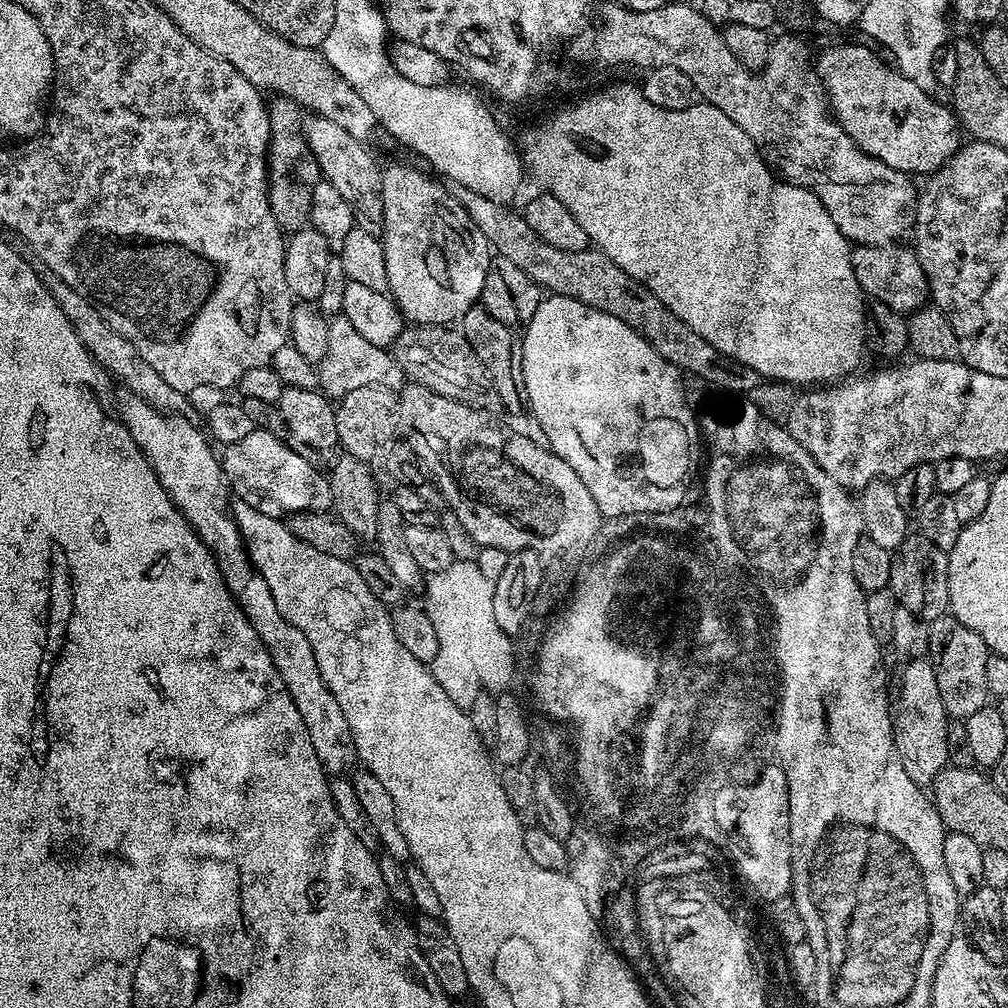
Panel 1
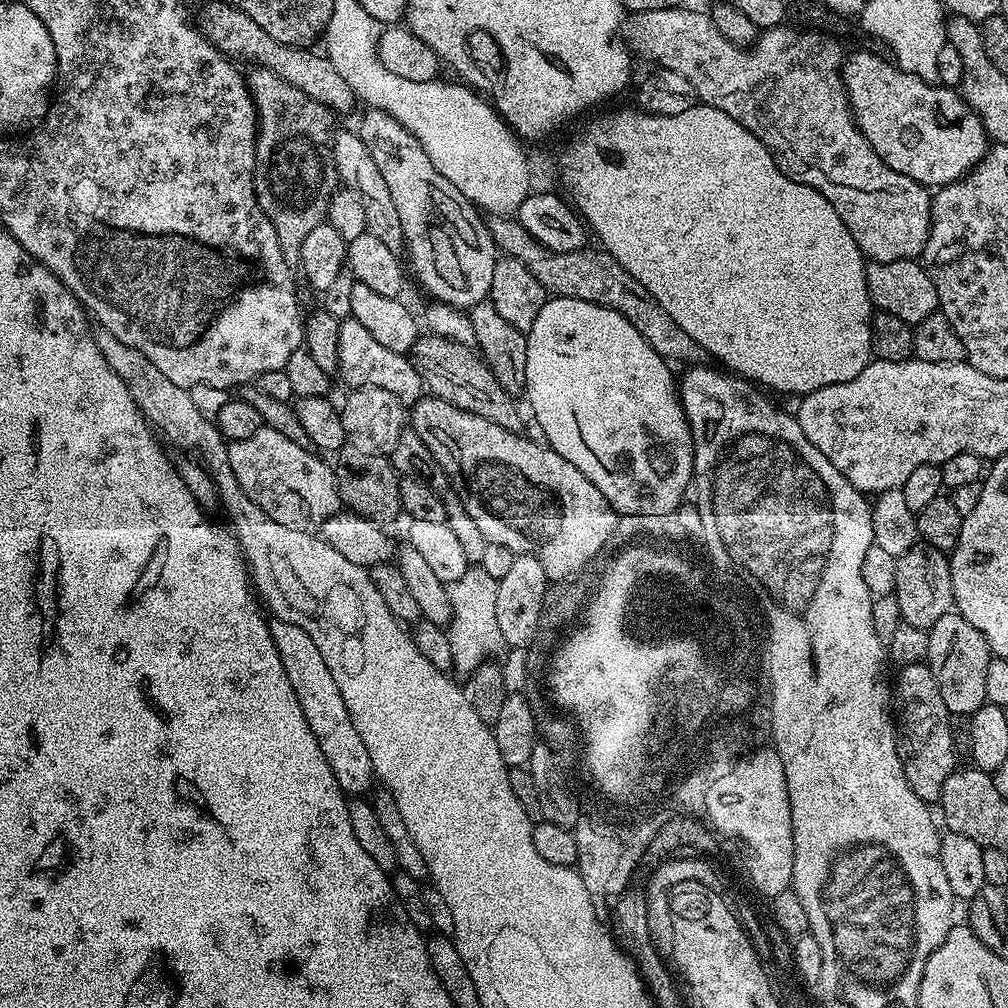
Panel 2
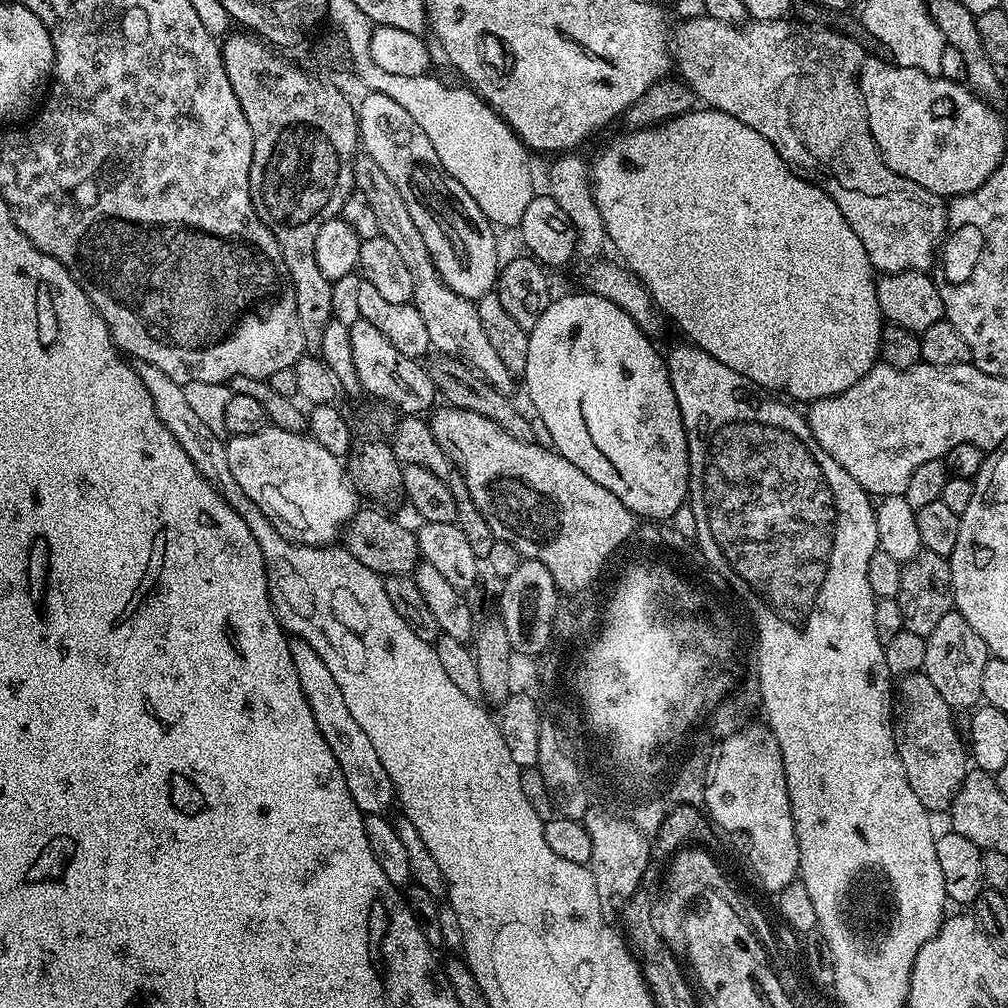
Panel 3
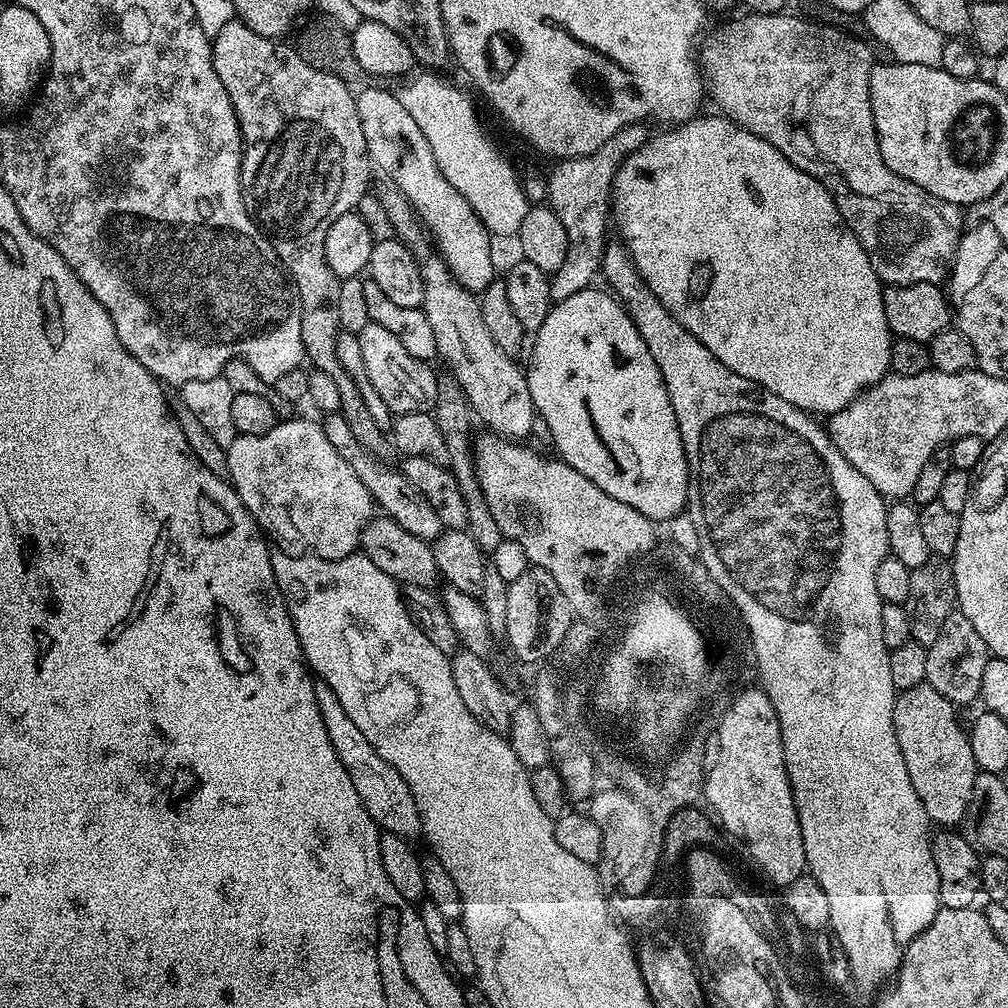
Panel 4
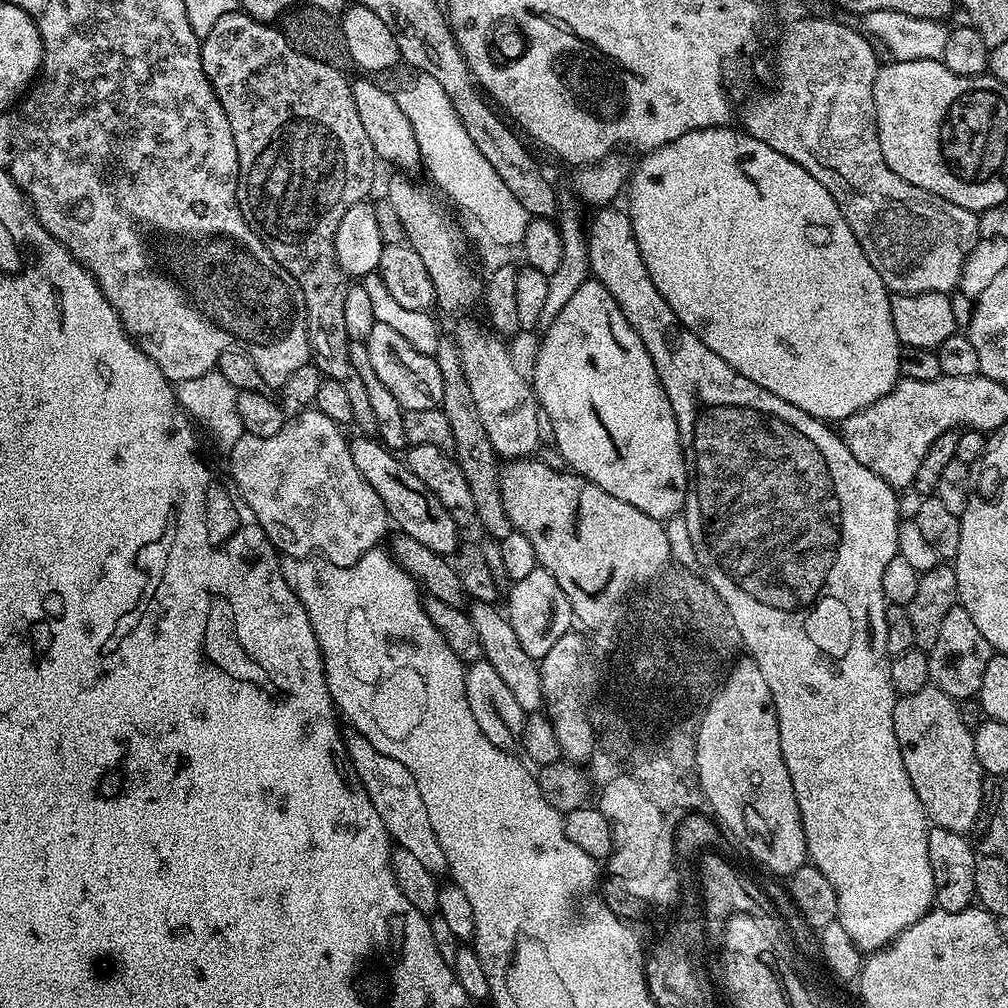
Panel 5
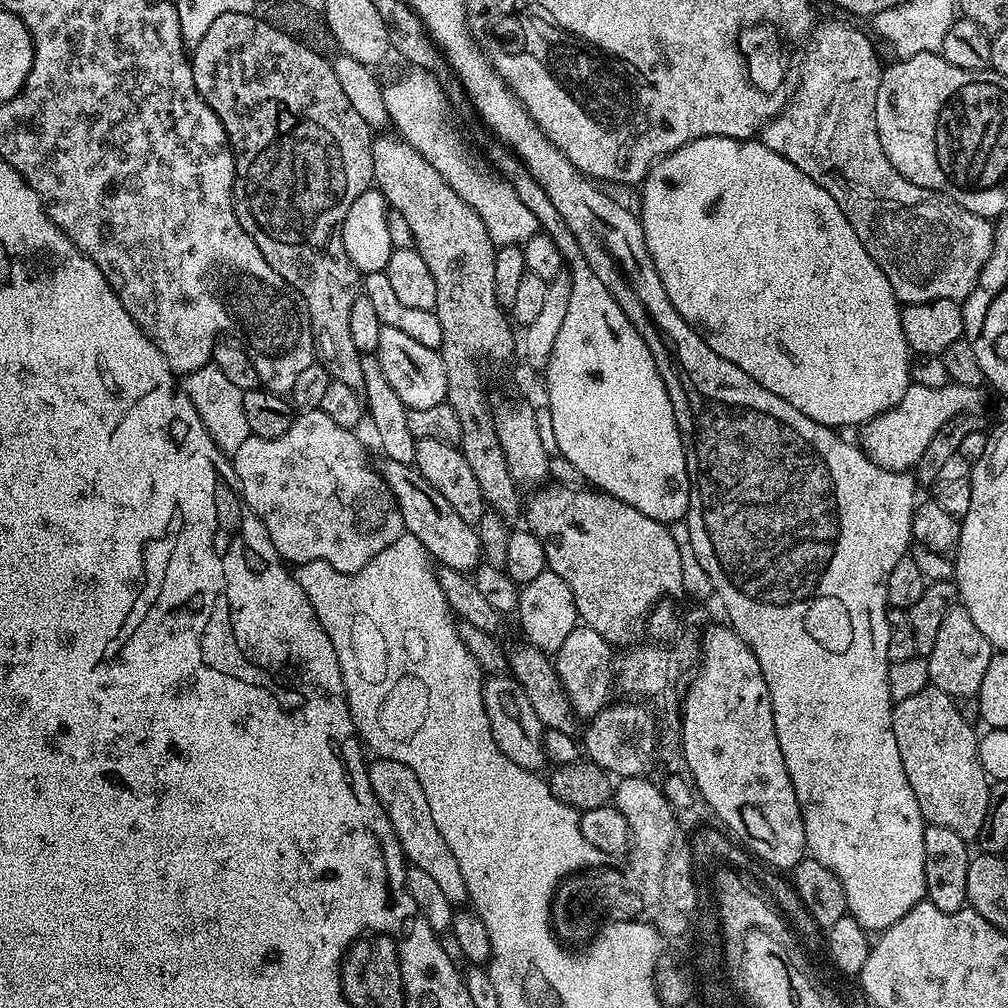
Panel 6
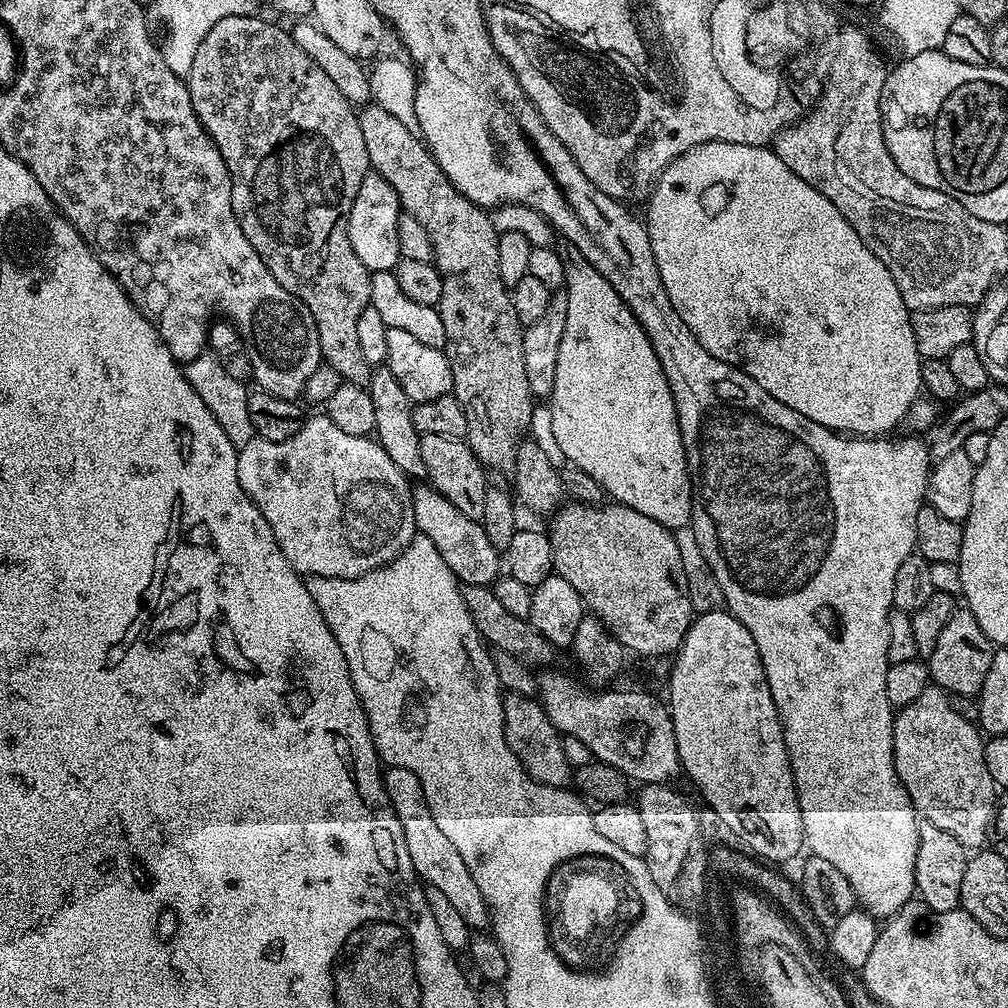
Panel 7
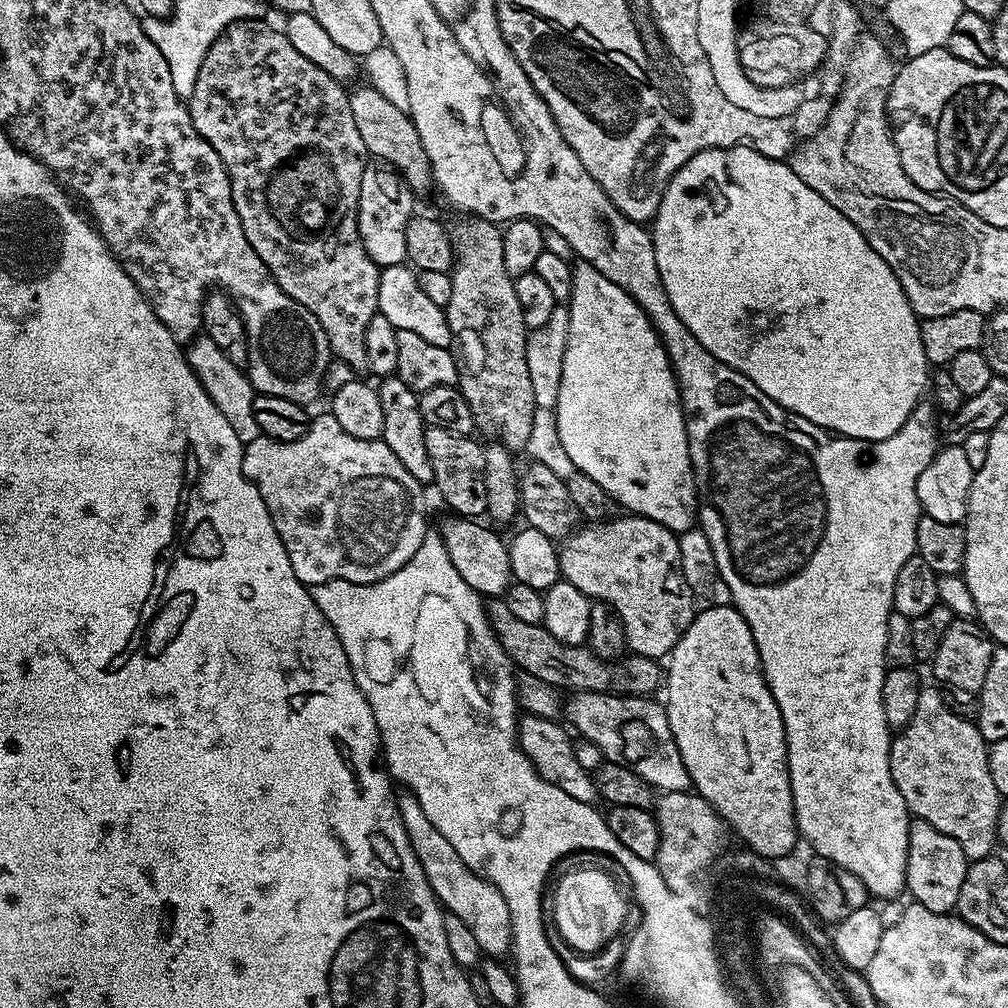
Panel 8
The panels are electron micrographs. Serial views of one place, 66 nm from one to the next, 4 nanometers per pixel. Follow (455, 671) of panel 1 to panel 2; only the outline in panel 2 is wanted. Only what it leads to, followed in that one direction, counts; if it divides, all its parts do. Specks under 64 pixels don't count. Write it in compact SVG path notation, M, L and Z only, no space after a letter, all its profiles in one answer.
M470 566L462 578L447 587L452 604L452 618L449 620L447 633L451 642L452 663L456 670L473 673L479 665L505 647L504 638L498 630L498 584L499 581L486 573L486 570Z

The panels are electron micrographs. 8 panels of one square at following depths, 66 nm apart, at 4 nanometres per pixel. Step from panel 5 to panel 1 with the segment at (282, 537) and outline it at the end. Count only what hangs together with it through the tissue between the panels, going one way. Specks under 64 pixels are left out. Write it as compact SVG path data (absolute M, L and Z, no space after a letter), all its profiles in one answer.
M257 426L242 442L227 445L223 449L224 456L222 452L222 467L231 495L242 502L250 502L254 510L277 518L293 512L329 511L332 508L329 477L320 473L321 469L310 463L303 451L295 452L291 446Z

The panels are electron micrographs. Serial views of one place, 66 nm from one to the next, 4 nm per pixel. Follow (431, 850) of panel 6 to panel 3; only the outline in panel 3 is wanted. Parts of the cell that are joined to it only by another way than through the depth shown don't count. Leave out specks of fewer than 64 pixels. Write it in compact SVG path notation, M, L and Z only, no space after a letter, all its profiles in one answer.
M293 639L289 648L294 670L298 670L298 682L302 684L302 694L306 694L306 702L310 706L310 714L314 714L314 722L318 722L318 730L326 746L330 746L330 754L334 754L338 761L342 778L346 778L346 790L350 790L350 798L354 798L362 813L387 813L387 808L396 800L396 787L390 782L390 774L386 774L386 766L382 766L370 738L366 738L366 734L362 734L362 726L354 722L346 706L346 698L342 698L342 690L338 690L338 682L334 682L334 674L326 670L326 662L318 658L305 640Z

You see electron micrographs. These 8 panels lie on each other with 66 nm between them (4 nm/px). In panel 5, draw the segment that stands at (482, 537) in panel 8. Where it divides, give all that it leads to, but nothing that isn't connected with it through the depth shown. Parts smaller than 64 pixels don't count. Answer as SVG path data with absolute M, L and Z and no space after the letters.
M356 434L349 439L350 458L354 458L354 466L358 466L358 474L378 490L378 498L386 506L391 523L396 524L403 535L414 538L414 542L422 542L426 550L434 550L439 556L451 557L461 547L461 529L456 527L454 518L450 518L450 510L426 490L425 484L410 470L403 459L400 460L395 451L384 447L379 439L368 434Z

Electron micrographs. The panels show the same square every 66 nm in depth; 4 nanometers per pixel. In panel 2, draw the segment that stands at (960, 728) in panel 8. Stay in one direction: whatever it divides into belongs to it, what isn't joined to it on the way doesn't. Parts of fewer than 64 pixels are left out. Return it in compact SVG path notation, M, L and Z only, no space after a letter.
M927 663L906 664L897 672L900 673L894 676L890 707L894 713L898 758L902 762L906 782L910 782L910 790L914 790L914 794L918 794L918 798L926 802L936 802L942 794L942 786L945 785L946 778L950 778L950 774L958 767L956 761L958 749L952 737L953 717L946 710L946 702L942 702L942 690L938 690L938 682L934 682L934 674L928 669Z

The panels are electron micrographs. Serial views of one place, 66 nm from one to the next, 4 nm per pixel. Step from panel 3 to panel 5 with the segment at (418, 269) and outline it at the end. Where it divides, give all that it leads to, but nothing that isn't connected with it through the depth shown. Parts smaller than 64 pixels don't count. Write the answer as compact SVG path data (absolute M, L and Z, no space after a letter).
M464 324L457 330L454 343L460 354L471 397L481 416L482 427L489 435L490 445L497 457L508 462L523 460L531 457L542 444L541 422L538 420L540 406L525 373L523 376L516 369L516 364L504 345L507 343L487 327L484 328L479 328L476 324Z

